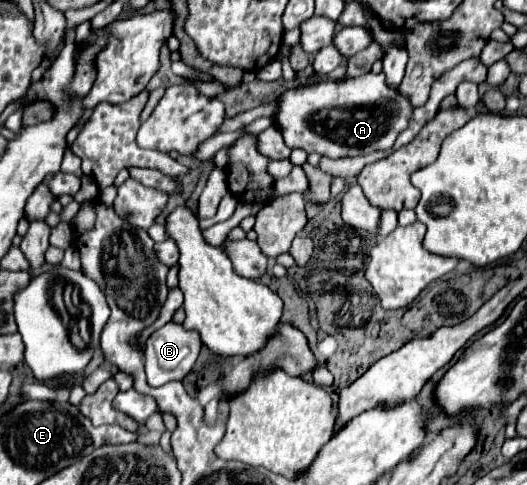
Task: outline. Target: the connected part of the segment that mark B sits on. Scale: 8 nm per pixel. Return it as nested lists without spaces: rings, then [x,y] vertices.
[[[168,322],[162,328],[158,328],[146,340],[146,376],[148,376],[148,384],[150,386],[162,386],[170,380],[182,380],[192,370],[200,348],[202,348],[202,342],[200,342],[196,330],[184,330],[176,322]]]

